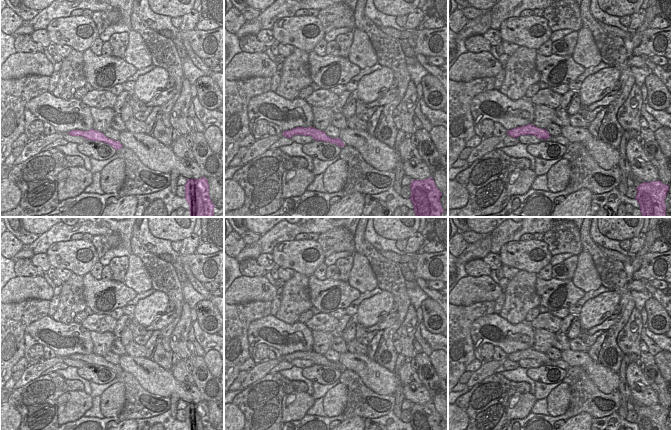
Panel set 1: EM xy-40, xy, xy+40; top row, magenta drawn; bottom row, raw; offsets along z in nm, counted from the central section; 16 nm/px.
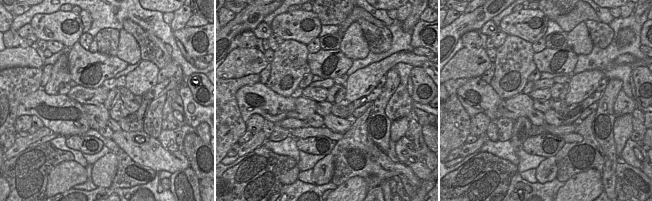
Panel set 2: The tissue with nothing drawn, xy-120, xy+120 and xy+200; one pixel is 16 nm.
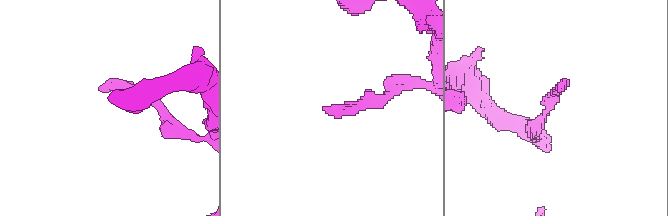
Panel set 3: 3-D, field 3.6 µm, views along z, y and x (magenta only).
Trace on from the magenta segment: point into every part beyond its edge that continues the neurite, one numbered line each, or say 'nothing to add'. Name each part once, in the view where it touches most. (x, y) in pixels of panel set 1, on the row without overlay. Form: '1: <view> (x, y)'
nothing to add

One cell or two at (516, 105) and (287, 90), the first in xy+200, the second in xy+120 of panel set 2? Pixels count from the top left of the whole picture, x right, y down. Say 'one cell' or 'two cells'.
two cells

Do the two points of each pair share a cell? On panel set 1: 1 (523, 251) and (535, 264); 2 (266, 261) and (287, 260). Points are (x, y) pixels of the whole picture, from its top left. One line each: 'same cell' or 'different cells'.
1: same cell
2: different cells

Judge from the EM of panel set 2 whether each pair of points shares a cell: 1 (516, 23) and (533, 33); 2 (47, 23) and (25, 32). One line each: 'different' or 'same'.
1: same
2: different

